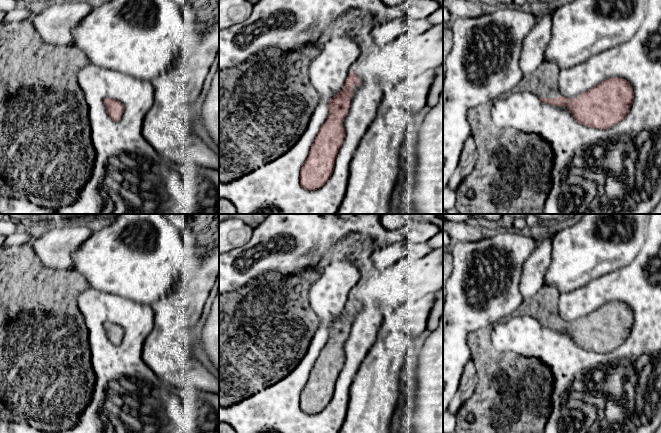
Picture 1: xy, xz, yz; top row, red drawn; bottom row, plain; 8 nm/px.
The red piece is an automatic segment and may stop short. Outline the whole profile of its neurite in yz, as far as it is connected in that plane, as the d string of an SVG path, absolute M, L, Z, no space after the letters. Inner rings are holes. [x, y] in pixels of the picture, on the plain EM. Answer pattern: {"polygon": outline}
{"polygon": "M544 285L532 298L523 300L516 313L530 315L544 327L567 330L576 345L587 351L607 353L629 337L634 323L629 305L608 302L577 322L565 322L559 315L559 295L554 286Z"}

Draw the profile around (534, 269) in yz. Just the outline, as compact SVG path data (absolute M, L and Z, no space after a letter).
M552 238L543 240L522 266L519 289L523 300L532 298L545 285L551 262Z

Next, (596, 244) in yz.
M585 214L574 222L556 228L552 238L550 266L545 285L554 286L559 294L577 290L592 280L629 265L638 256L646 237L648 214Z

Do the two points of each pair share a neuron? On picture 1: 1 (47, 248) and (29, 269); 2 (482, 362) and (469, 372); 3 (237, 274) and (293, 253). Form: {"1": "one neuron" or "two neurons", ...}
{"1": "two neurons", "2": "two neurons", "3": "one neuron"}

